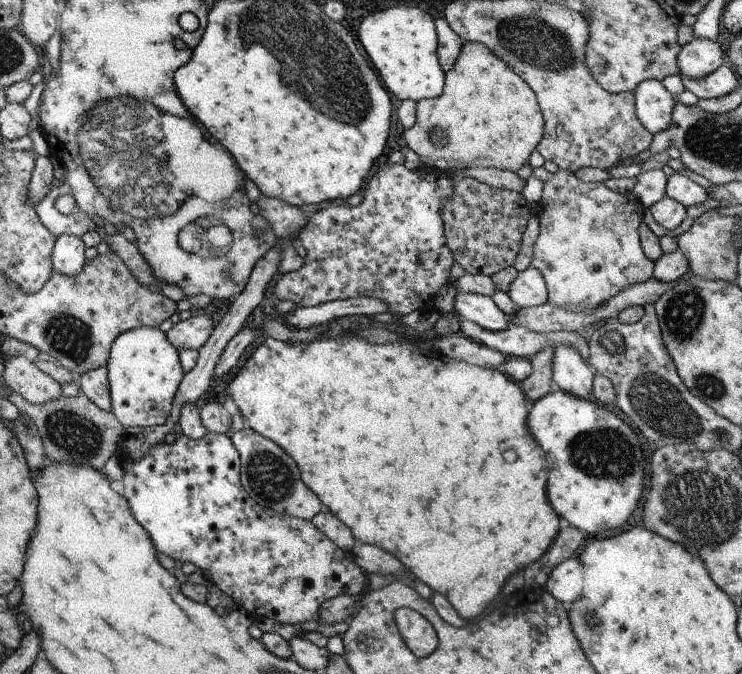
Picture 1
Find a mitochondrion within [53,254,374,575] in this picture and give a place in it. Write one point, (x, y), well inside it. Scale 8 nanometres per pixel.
(270, 478)

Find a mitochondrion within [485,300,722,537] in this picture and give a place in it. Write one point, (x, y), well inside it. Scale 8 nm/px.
(608, 453)

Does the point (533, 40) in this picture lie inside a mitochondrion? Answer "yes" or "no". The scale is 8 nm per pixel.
yes

